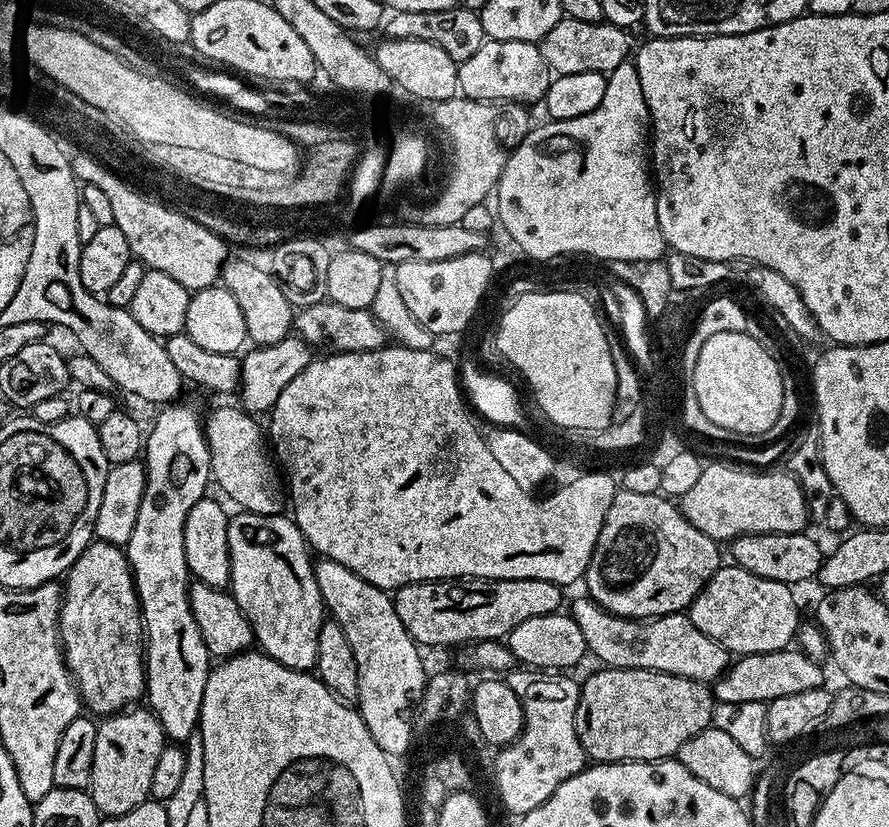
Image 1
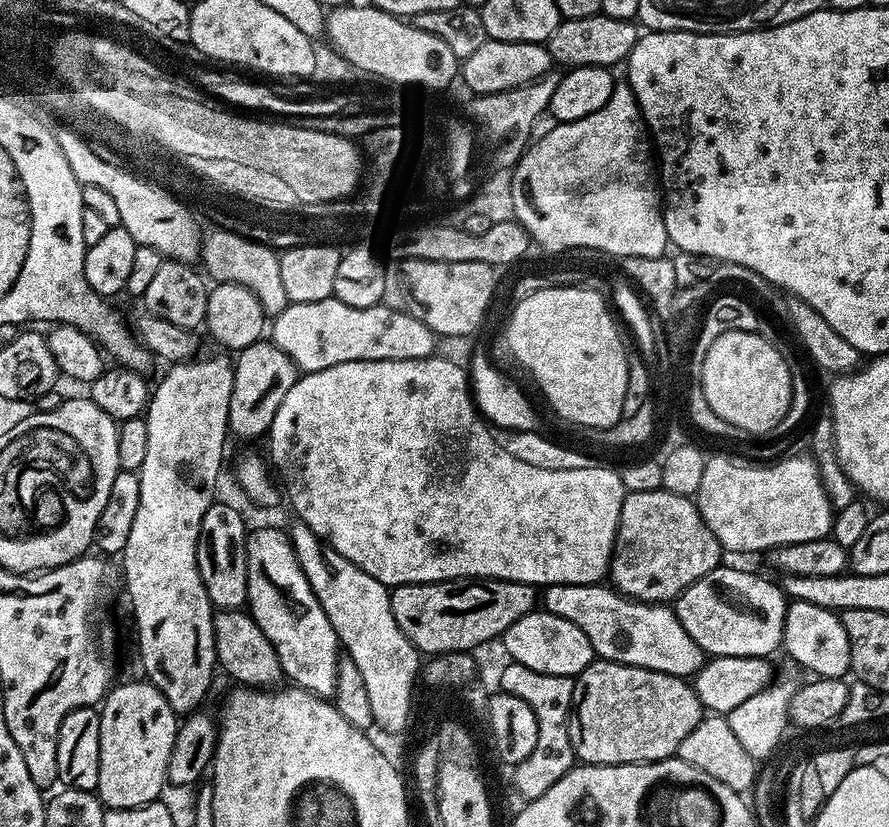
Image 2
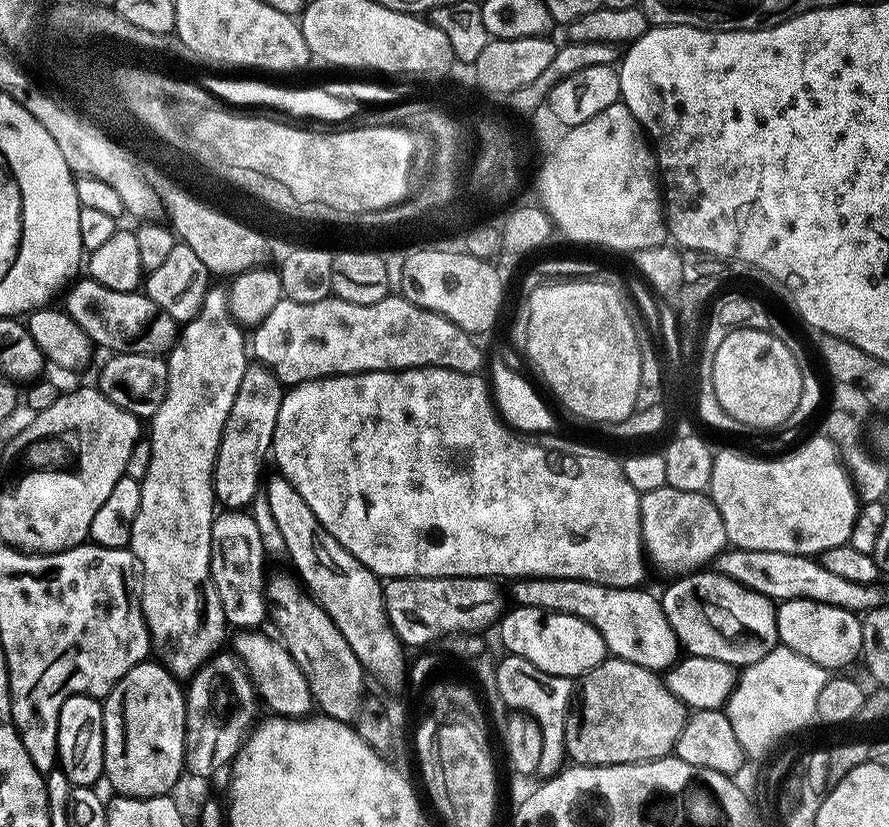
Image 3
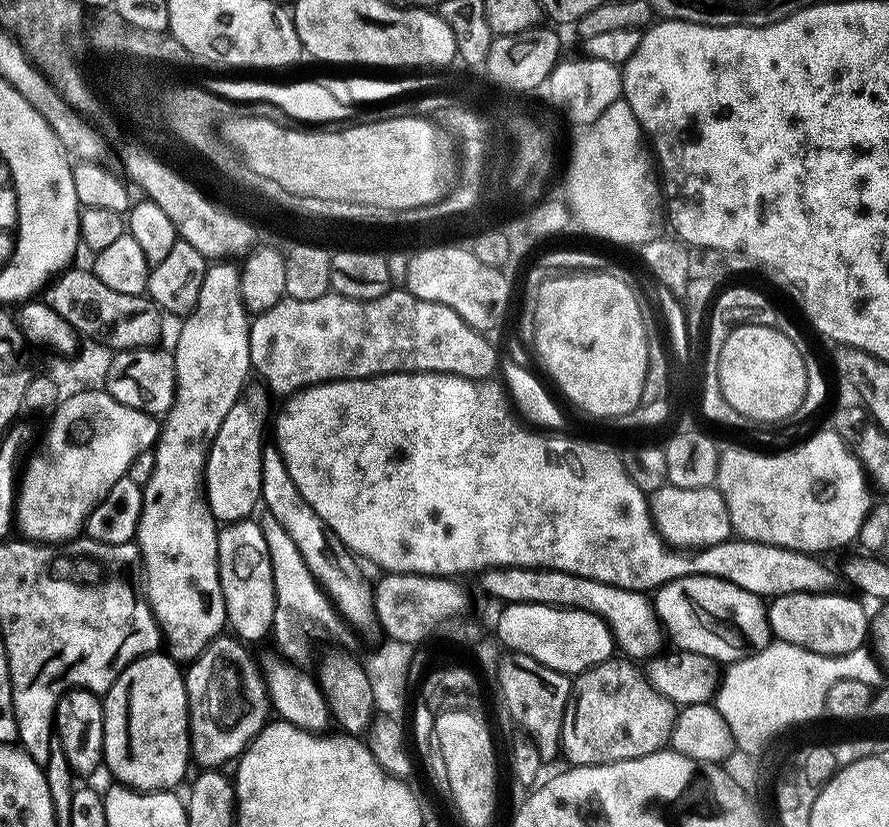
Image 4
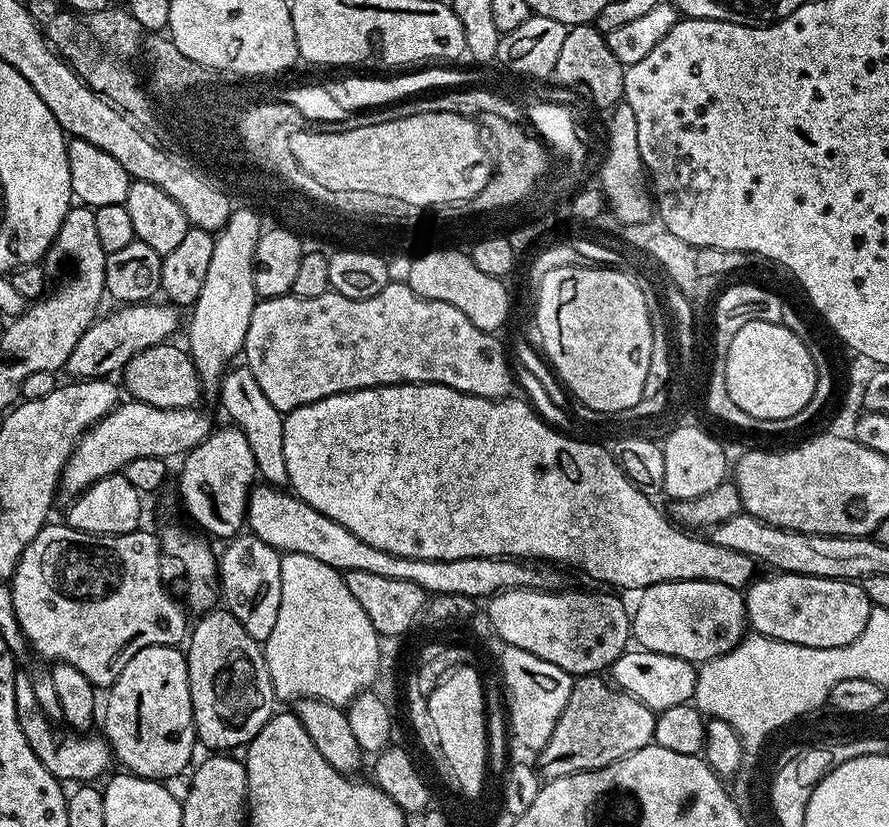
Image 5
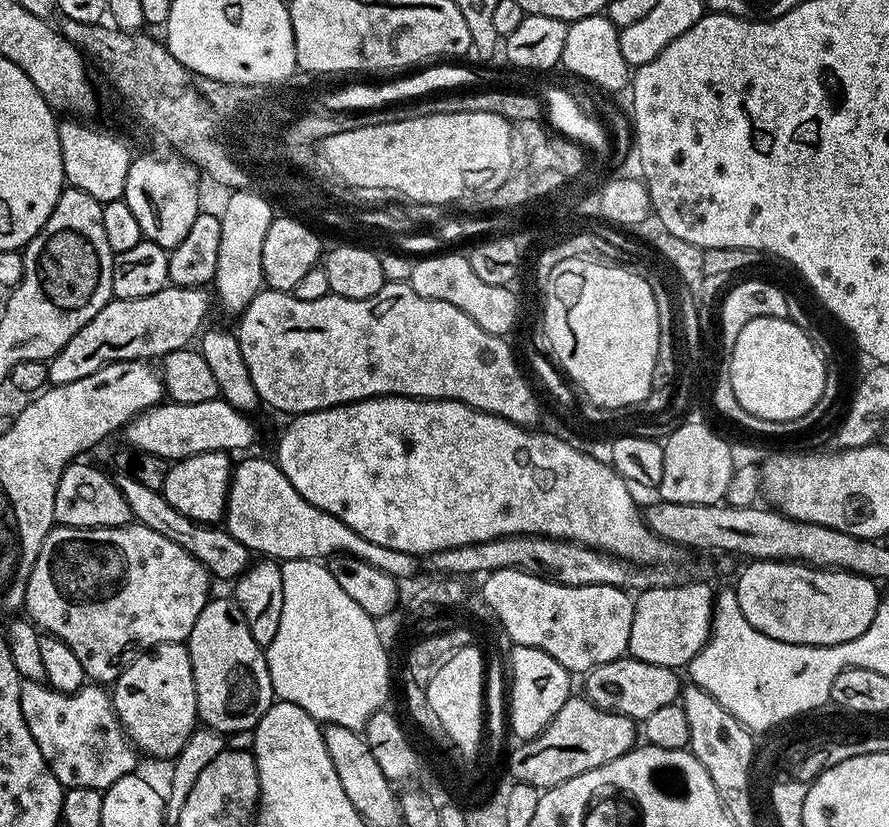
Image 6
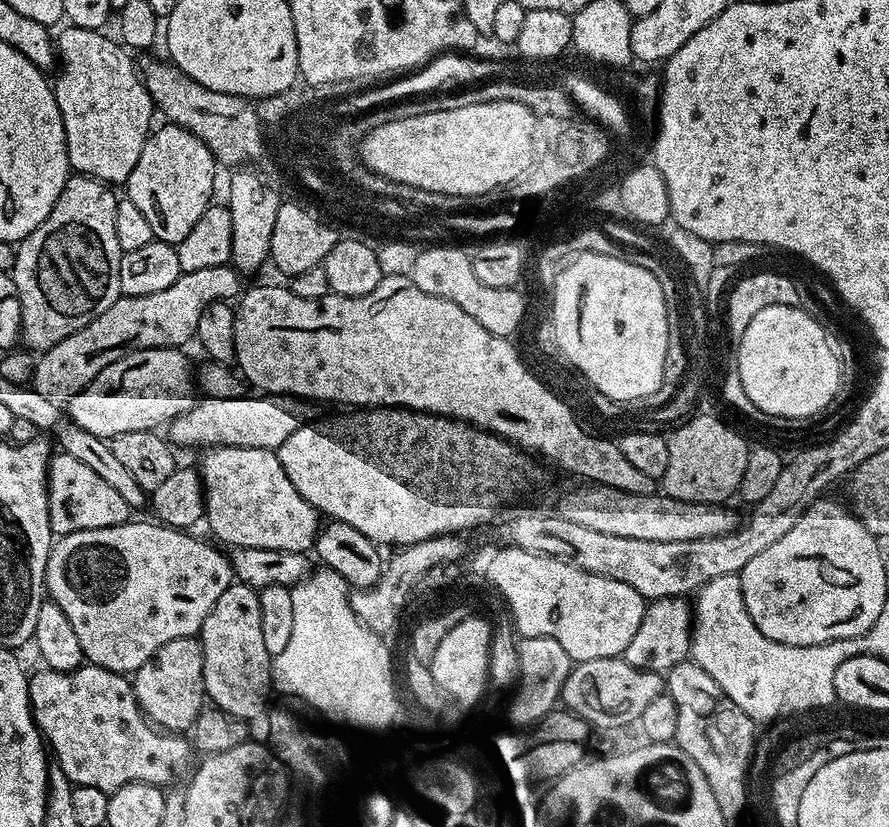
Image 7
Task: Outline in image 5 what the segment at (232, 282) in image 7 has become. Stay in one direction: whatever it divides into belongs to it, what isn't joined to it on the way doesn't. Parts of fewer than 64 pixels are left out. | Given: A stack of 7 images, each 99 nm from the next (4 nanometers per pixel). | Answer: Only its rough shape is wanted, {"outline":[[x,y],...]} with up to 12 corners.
{"outline":[[171,302],[101,315],[70,350],[77,379],[121,371],[181,331]]}

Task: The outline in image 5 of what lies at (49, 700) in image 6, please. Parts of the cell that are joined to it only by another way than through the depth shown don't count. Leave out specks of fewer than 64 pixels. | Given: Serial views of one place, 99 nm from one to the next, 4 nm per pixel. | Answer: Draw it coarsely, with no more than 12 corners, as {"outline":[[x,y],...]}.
{"outline":[[16,678],[26,742],[61,782],[96,782],[113,763],[103,735],[57,742],[31,688]]}

